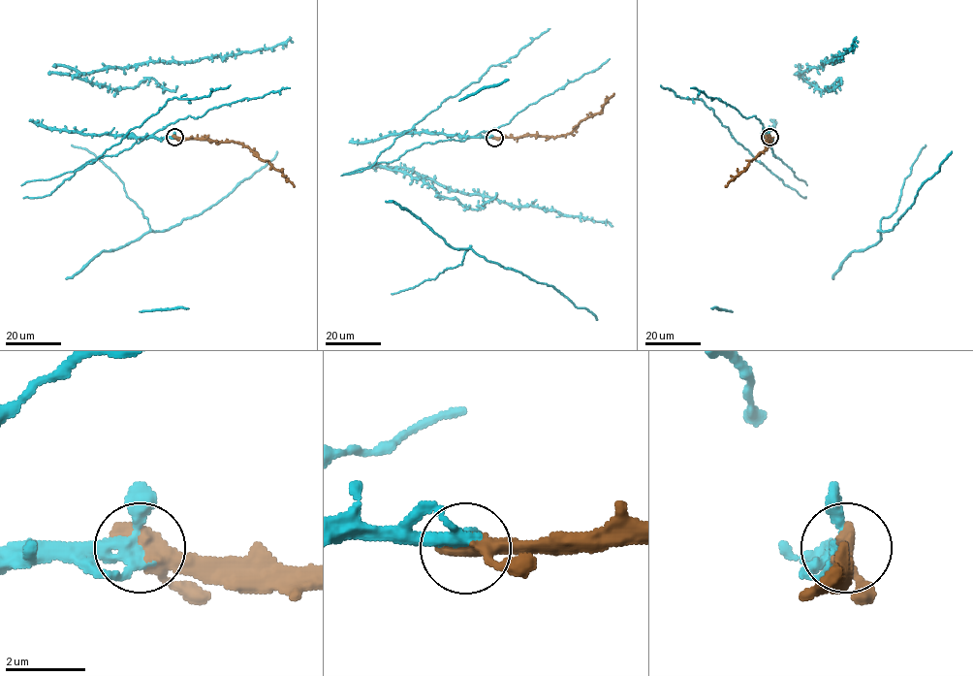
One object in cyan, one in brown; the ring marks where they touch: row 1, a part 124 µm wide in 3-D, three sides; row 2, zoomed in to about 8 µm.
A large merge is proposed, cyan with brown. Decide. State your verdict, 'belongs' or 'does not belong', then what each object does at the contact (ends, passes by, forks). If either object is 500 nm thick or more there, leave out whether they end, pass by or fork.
belongs | cyan forks | brown passes by

